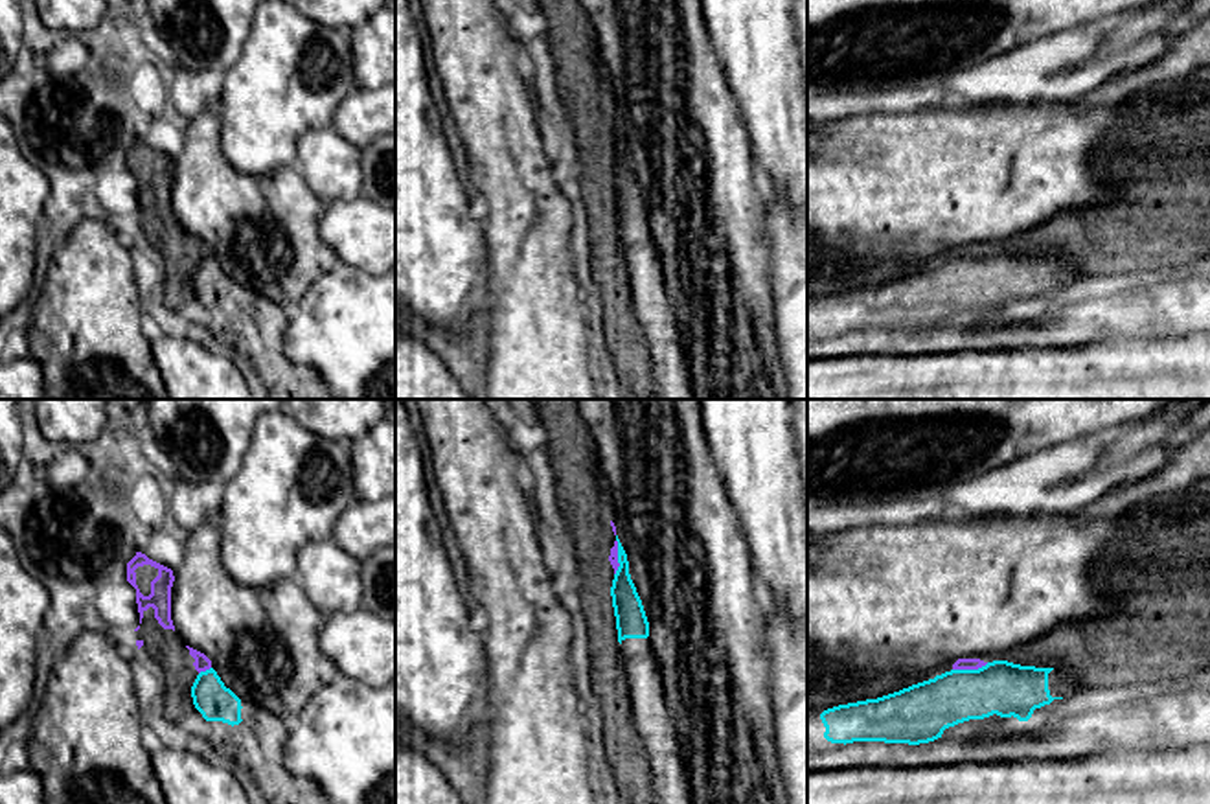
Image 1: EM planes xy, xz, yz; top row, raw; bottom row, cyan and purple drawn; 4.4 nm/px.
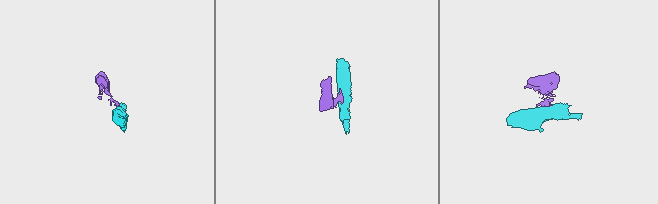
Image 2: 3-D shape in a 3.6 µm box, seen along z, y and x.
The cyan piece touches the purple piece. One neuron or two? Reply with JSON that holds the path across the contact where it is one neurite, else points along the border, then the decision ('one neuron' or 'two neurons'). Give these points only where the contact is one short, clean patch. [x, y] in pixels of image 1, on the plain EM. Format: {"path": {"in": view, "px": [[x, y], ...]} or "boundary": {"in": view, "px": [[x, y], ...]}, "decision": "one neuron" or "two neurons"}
{"boundary": {"in": "yz", "px": [[988, 251], [977, 256], [953, 258]]}, "decision": "two neurons"}

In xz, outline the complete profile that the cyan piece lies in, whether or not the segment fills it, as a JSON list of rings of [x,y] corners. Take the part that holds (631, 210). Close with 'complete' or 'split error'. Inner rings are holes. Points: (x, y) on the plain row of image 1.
[[[618,123],[616,129],[620,155],[611,184],[631,278],[631,300],[649,350],[655,399],[695,399],[682,326],[666,291],[660,252],[649,226],[649,210]]] | split error

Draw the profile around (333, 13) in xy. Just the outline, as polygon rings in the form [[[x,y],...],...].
[[[289,0],[298,11],[320,26],[351,29],[364,24],[390,0]]]

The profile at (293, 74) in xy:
[[[265,0],[252,18],[241,57],[223,75],[221,149],[248,175],[296,164],[296,144],[311,129],[333,125],[344,98],[357,86],[348,29],[313,22],[289,0]]]

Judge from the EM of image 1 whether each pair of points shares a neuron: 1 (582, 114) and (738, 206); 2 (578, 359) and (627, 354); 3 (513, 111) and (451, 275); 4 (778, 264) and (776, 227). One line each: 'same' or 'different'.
1: different
2: different
3: different
4: same

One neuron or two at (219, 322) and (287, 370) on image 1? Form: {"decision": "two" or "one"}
{"decision": "one"}

